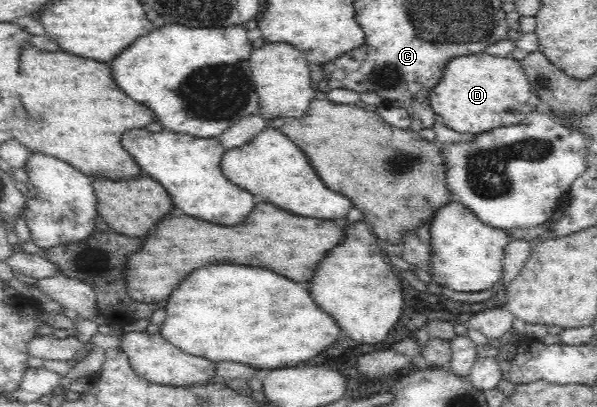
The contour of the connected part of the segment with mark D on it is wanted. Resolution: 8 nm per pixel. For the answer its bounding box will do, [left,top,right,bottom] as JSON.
[429,51,543,136]

